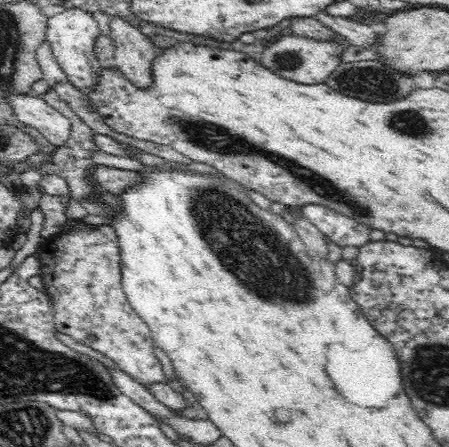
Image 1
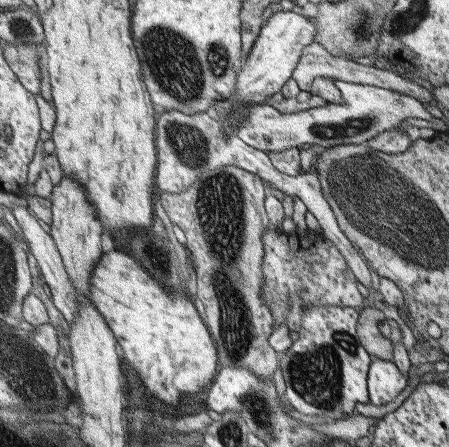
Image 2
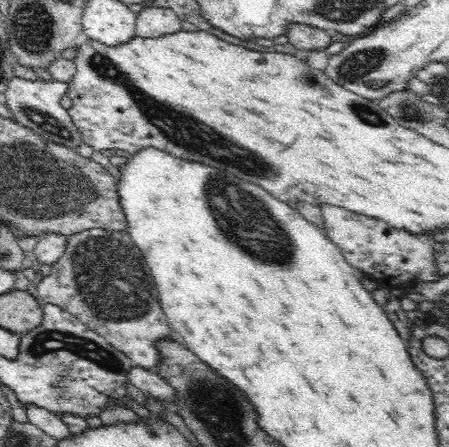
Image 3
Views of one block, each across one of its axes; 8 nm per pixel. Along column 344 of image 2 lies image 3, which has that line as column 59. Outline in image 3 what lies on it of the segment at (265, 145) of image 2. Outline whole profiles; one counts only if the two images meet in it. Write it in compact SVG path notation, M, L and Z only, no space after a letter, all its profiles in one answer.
M20 77L10 78L8 88L3 92L7 98L7 107L13 114L13 119L40 136L61 144L68 148L76 148L82 140L82 133L72 122L68 110L60 105L62 96L67 94L69 84L59 80L43 80L39 78L24 79Z

